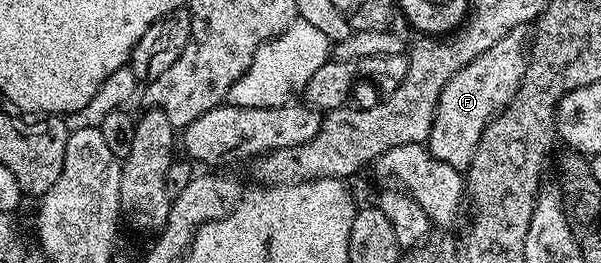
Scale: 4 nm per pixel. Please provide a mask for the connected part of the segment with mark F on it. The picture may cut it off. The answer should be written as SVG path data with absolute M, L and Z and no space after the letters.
M516 27L507 33L487 53L475 57L471 65L463 65L443 89L437 102L435 117L427 140L427 150L439 161L458 169L468 168L471 157L483 137L483 129L497 112L509 106L513 94L523 81L527 62L527 48L531 35L525 27Z

